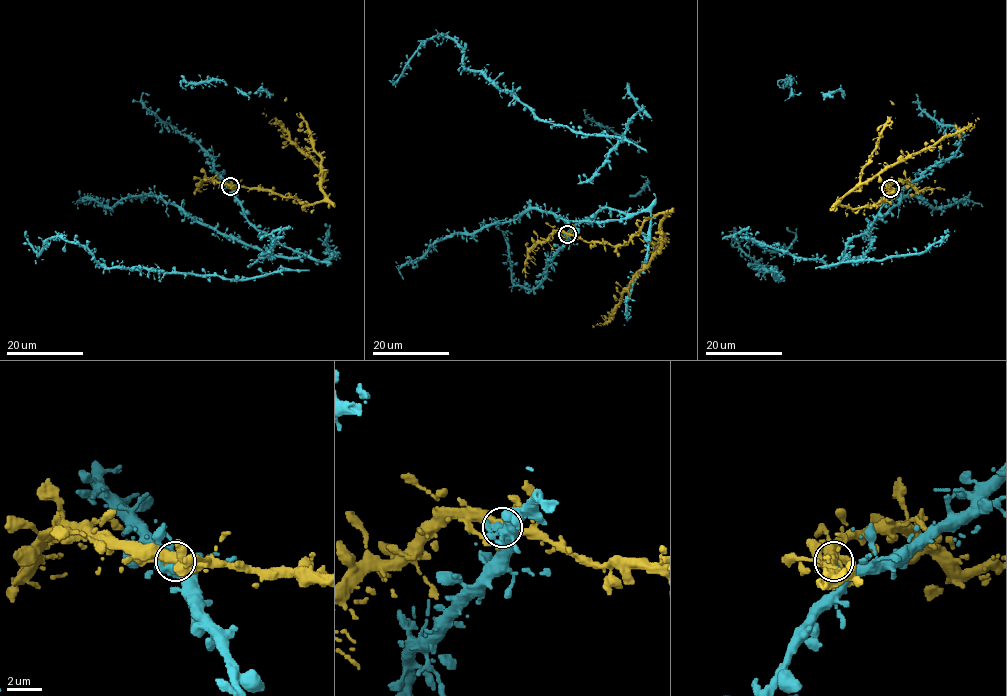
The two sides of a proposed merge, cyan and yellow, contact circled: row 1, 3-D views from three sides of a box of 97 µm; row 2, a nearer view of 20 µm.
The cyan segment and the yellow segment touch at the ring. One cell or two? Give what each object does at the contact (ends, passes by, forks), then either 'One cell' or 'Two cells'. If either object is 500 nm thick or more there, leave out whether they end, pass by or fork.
At the ring cyan passes by. At the ring yellow forks. One cell

